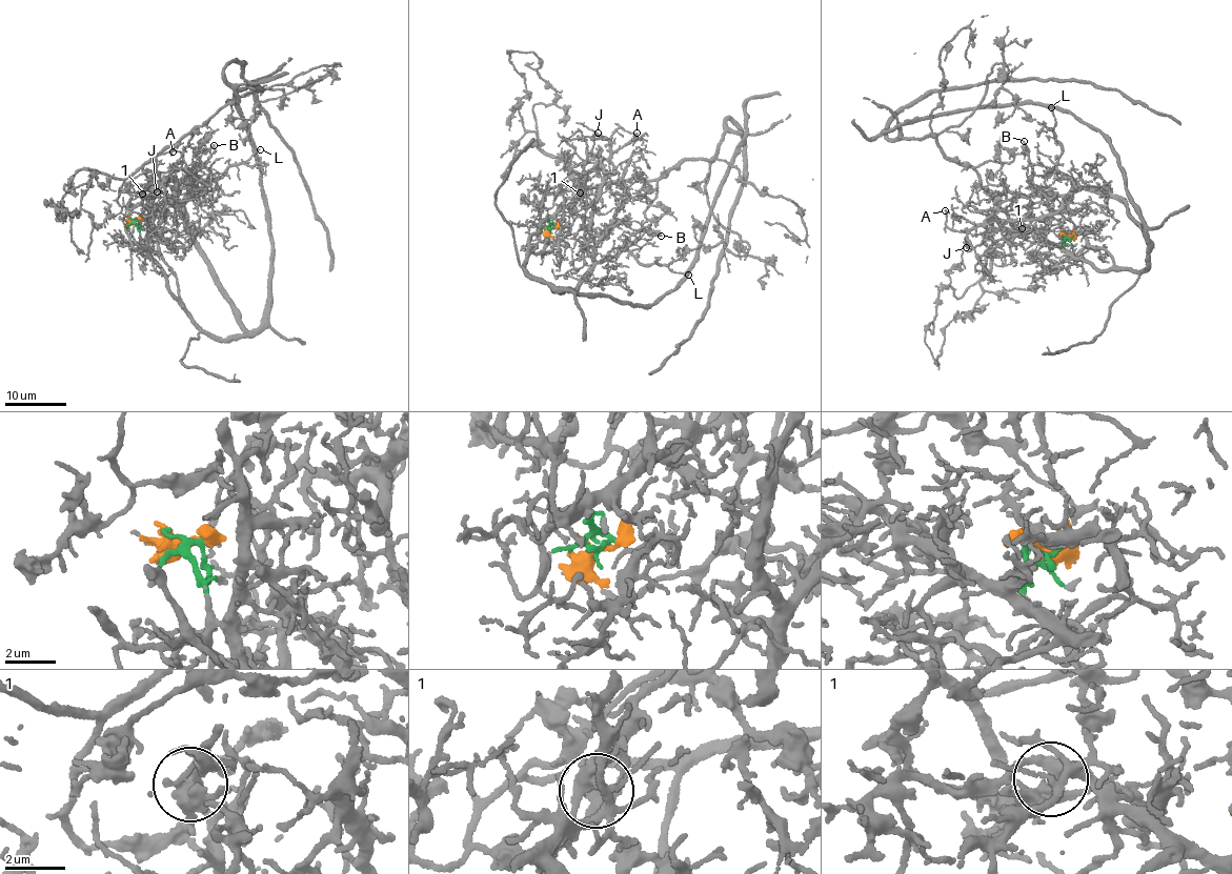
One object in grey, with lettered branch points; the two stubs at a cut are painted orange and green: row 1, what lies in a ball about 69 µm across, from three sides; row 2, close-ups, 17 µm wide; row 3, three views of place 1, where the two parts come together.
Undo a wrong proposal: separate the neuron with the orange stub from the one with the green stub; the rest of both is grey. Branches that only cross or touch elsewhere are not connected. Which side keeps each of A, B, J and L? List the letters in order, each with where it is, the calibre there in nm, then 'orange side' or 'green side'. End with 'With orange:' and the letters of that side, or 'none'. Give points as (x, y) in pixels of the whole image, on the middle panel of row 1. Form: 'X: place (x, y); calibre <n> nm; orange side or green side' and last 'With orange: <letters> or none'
A: place (637, 133); calibre 240 nm; green side
B: place (661, 236); calibre 240 nm; orange side
J: place (598, 133); calibre 120 nm; green side
L: place (688, 275); calibre 130 nm; green side
With orange: B

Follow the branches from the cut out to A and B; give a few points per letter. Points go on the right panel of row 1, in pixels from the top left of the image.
A: (1064, 235), (1063, 251), (1044, 237), (1042, 223), (1049, 217), (994, 221), (964, 234), (945, 222), (944, 211)
B: (1065, 234), (1073, 232), (1072, 223), (1039, 201), (1003, 207), (981, 185), (977, 167), (1013, 161), (1025, 141)

